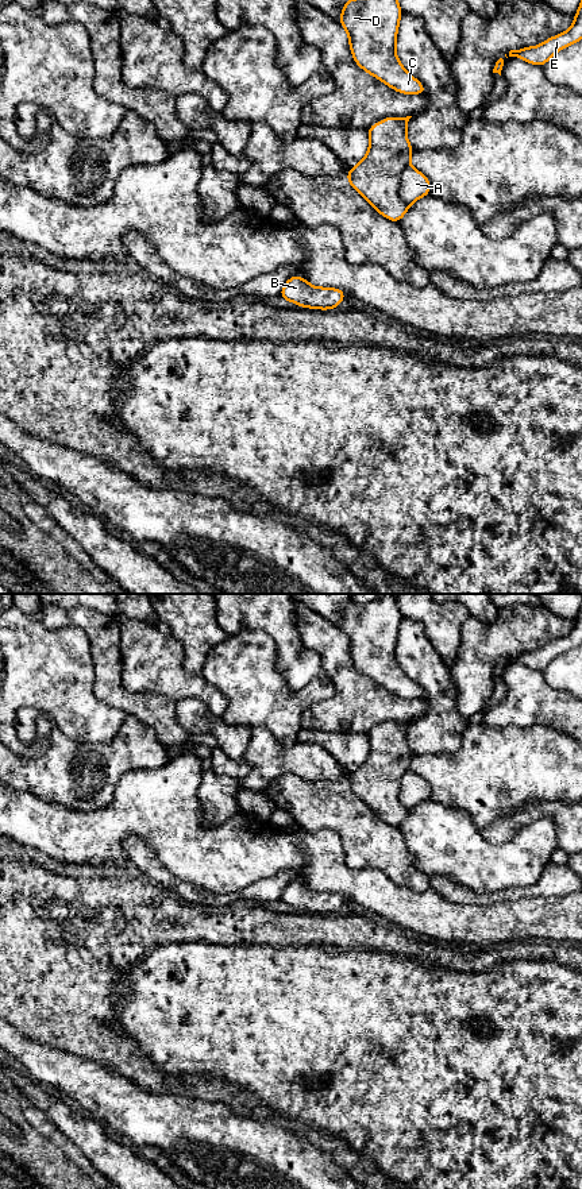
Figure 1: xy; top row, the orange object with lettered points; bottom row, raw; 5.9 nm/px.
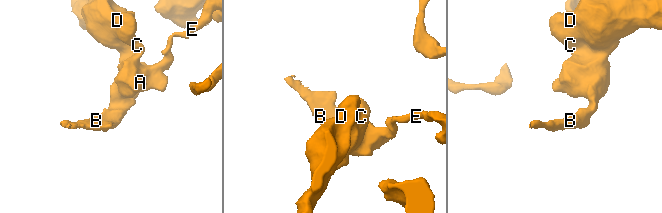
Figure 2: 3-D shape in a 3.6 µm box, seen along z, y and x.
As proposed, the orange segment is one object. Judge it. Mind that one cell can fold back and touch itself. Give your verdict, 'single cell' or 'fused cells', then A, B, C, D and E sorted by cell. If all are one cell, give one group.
fused cells; groups A E / B C D

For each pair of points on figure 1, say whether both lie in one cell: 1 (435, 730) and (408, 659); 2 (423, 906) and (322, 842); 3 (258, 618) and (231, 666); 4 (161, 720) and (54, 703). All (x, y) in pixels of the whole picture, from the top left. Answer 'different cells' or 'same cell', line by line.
1: same cell
2: same cell
3: different cells
4: different cells

